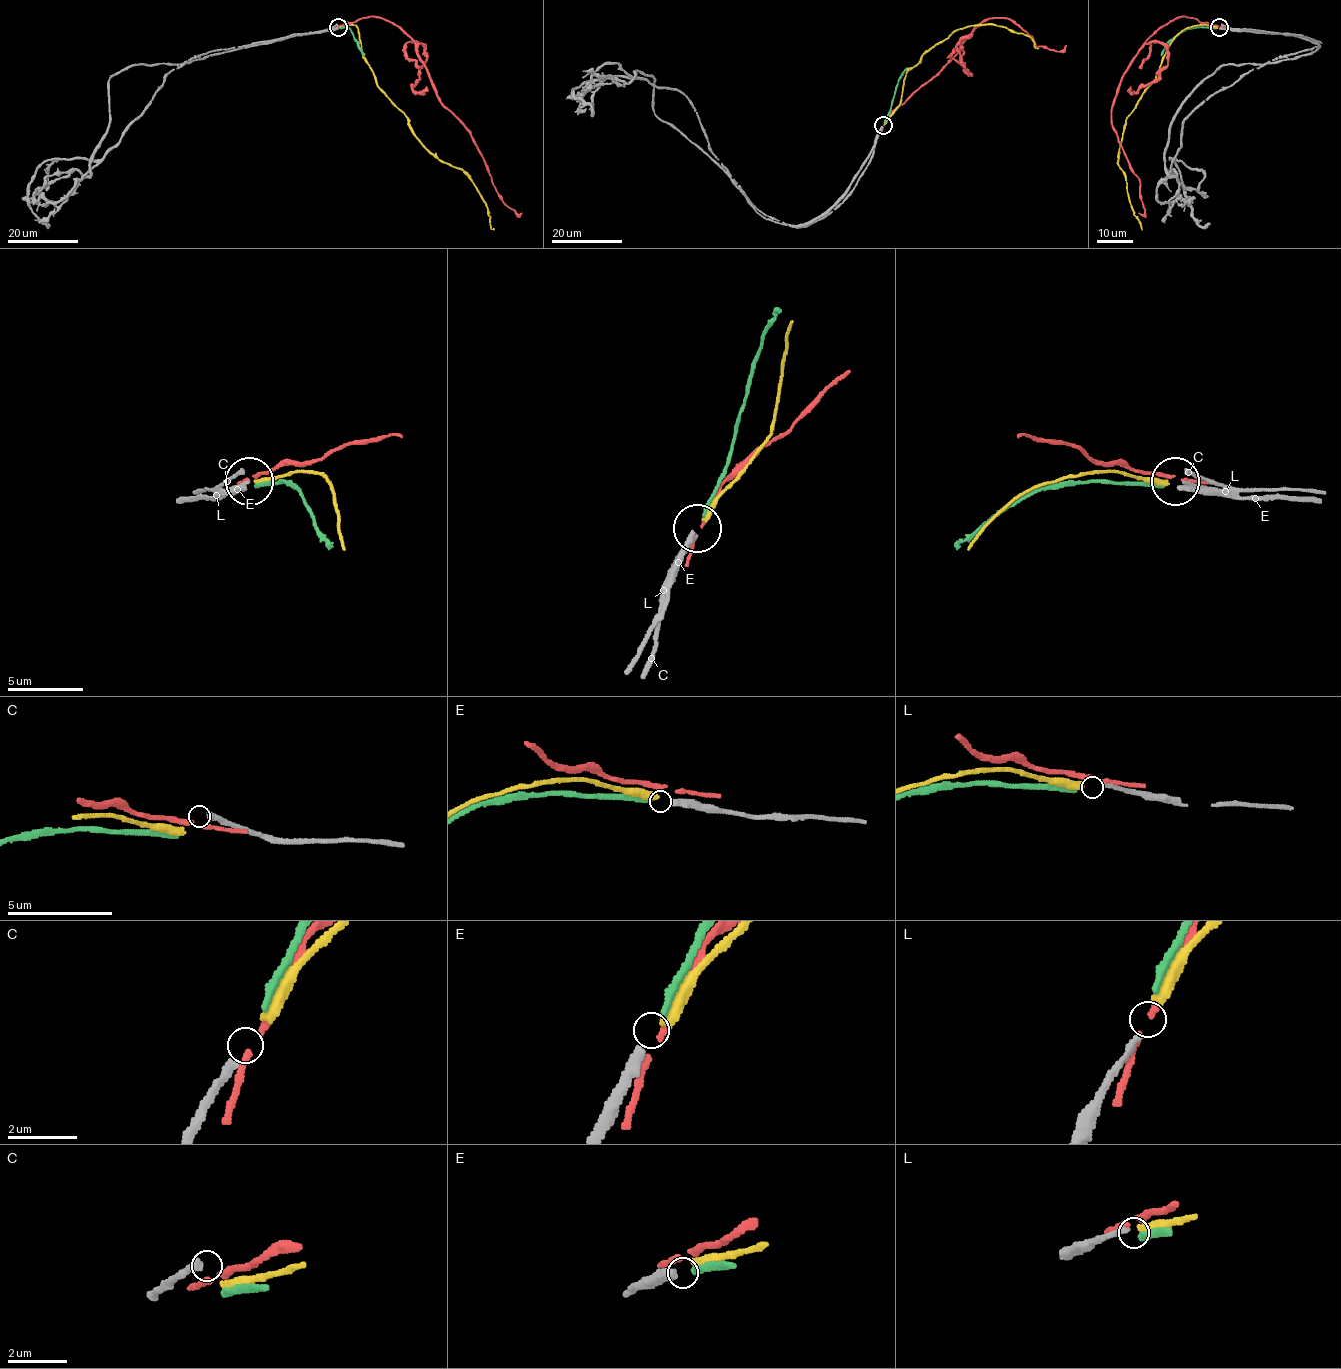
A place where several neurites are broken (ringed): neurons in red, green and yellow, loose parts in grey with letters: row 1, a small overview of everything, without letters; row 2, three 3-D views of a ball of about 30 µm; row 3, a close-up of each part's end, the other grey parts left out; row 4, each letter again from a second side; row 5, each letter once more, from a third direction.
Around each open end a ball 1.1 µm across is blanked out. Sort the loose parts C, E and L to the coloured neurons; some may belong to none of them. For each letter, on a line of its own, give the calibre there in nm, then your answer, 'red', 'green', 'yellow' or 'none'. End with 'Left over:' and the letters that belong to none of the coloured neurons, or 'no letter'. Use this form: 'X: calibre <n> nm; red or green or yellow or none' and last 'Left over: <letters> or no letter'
C: calibre 280 nm; none
E: calibre 320 nm; green
L: calibre 170 nm; yellow
Left over: C

